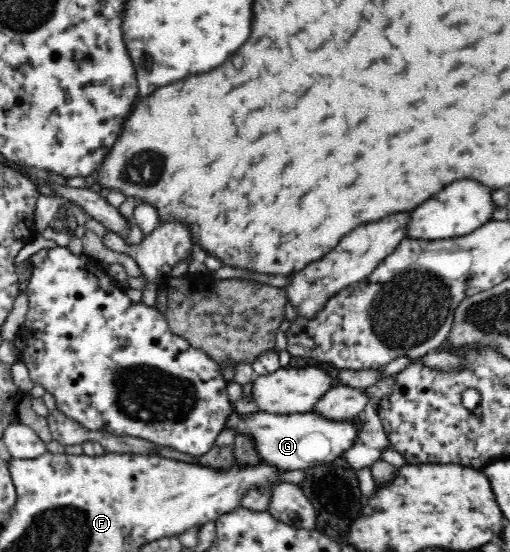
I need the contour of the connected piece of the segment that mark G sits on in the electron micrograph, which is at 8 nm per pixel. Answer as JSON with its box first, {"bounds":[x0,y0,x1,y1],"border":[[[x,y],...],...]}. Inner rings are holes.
{"bounds":[224,410,361,472],"border":[[[232,410],[232,414],[228,416],[228,420],[224,424],[224,429],[226,428],[231,428],[232,430],[235,428],[238,435],[248,435],[250,439],[254,440],[255,448],[258,455],[260,455],[260,459],[264,459],[268,465],[278,467],[280,472],[291,470],[304,471],[306,468],[316,466],[316,464],[328,464],[328,462],[338,459],[340,455],[344,455],[344,452],[354,445],[354,438],[361,431],[360,425],[354,423],[353,419],[332,421],[332,419],[316,415],[312,411],[302,414],[274,414],[259,411],[252,415],[239,417]]]}

